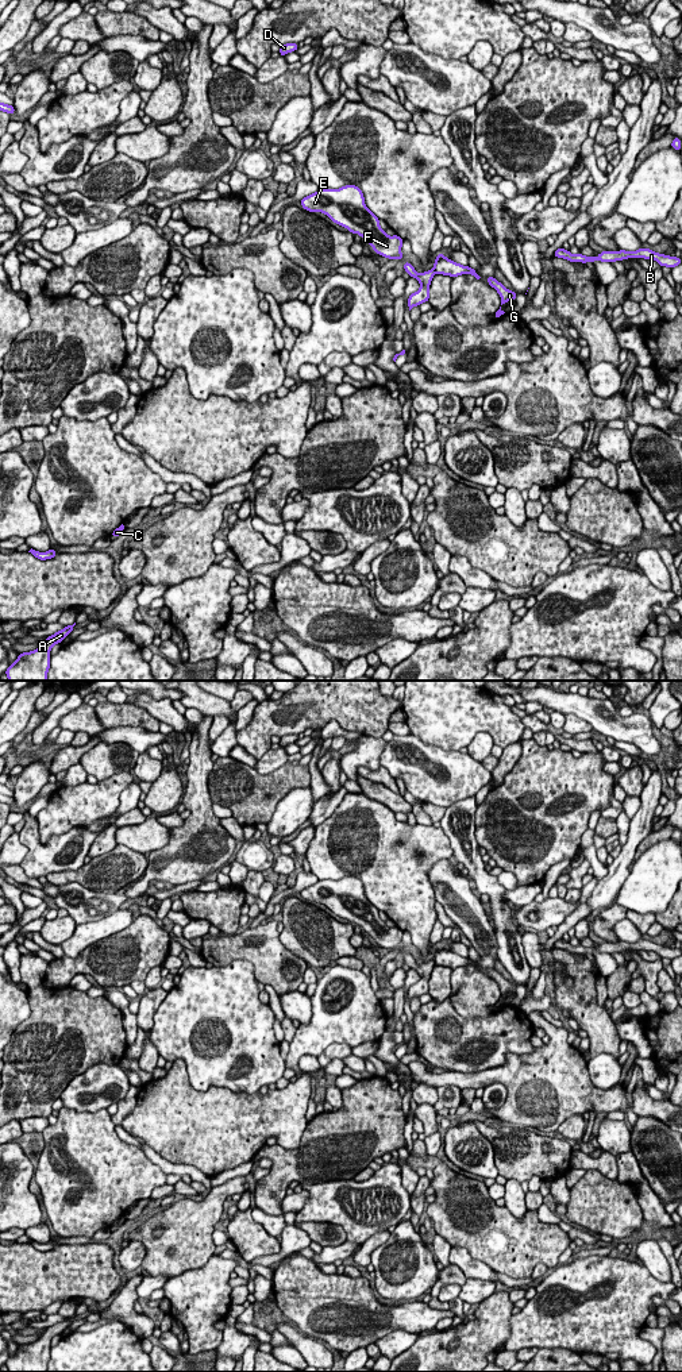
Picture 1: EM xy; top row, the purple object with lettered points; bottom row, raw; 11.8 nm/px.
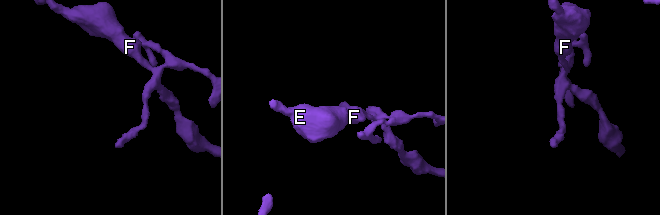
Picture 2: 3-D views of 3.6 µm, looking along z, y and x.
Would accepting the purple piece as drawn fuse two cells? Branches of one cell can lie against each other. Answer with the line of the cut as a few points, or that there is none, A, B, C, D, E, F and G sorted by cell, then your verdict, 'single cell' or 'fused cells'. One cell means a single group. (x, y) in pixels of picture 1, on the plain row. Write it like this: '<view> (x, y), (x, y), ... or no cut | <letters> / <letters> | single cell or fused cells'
xy (434, 959), (435, 963) | A C D E F / B G | fused cells

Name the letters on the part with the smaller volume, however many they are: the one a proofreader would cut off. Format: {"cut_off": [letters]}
{"cut_off": ["B", "G"]}

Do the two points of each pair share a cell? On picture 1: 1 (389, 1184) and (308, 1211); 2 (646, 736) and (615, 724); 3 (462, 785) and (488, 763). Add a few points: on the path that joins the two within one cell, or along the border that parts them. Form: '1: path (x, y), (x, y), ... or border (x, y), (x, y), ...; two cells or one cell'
1: path (369, 1187), (338, 1187), (328, 1197); one cell
2: path (638, 731), (623, 728); one cell
3: border (481, 762), (490, 771); two cells

